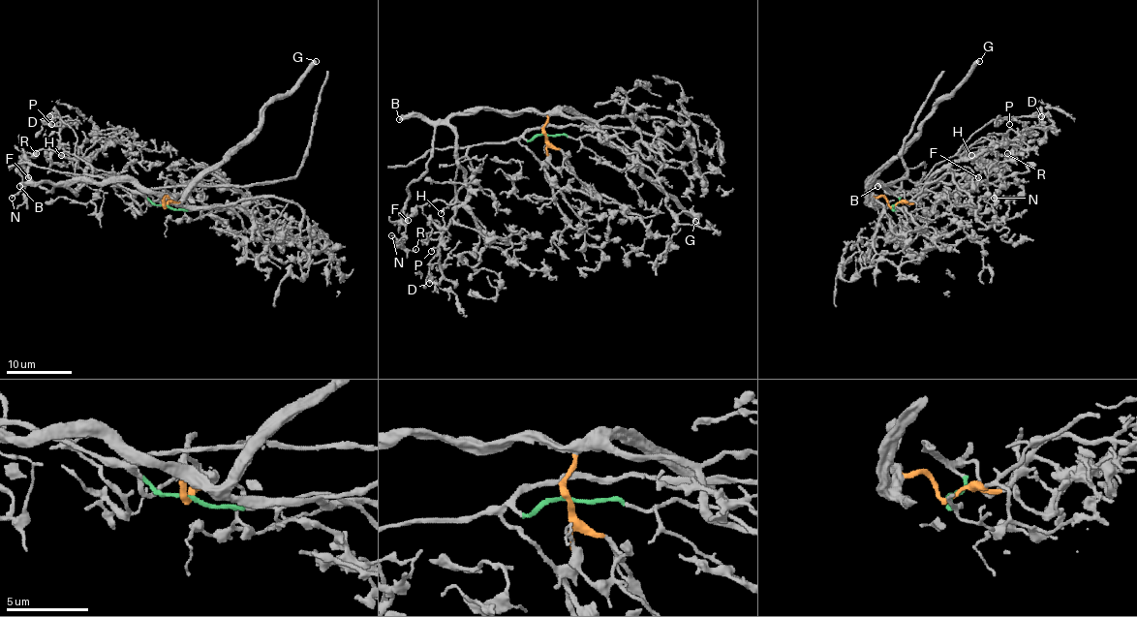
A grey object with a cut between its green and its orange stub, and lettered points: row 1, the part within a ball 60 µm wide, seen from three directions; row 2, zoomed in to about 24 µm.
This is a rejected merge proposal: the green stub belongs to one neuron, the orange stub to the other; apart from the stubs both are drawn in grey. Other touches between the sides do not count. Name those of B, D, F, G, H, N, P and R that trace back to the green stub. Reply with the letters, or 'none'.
D, H, P

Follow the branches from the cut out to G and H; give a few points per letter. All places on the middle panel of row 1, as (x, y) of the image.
G: (545, 134), (547, 119), (555, 110), (574, 110), (636, 161), (638, 169), (695, 222)
H: (545, 134), (536, 134), (529, 140), (519, 137), (507, 141), (472, 145), (467, 151), (472, 174), (441, 213)

